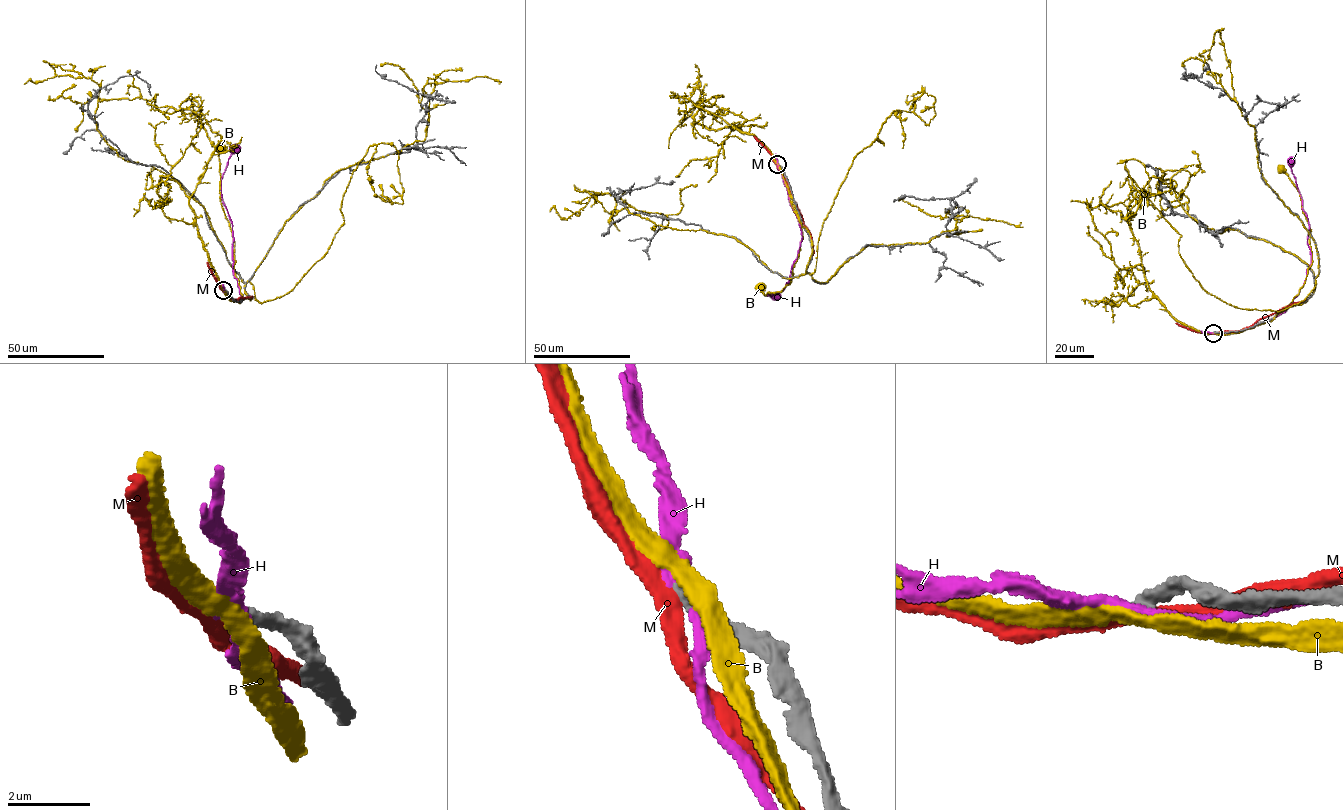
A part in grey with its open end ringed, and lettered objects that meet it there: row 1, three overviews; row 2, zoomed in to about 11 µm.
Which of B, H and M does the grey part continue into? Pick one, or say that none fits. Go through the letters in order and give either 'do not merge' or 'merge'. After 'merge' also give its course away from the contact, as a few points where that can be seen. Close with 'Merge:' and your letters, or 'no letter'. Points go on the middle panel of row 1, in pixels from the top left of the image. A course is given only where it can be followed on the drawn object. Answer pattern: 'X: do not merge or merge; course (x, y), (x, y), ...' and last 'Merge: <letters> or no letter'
B: do not merge
H: merge; course (777, 164), (801, 238), (787, 283), (780, 292), (767, 296), (772, 294), (775, 297)
M: do not merge
Merge: H

